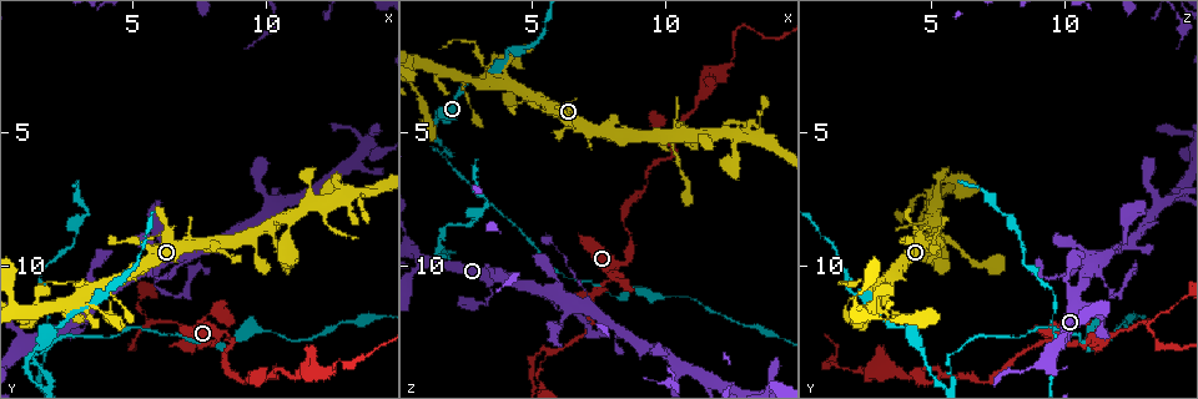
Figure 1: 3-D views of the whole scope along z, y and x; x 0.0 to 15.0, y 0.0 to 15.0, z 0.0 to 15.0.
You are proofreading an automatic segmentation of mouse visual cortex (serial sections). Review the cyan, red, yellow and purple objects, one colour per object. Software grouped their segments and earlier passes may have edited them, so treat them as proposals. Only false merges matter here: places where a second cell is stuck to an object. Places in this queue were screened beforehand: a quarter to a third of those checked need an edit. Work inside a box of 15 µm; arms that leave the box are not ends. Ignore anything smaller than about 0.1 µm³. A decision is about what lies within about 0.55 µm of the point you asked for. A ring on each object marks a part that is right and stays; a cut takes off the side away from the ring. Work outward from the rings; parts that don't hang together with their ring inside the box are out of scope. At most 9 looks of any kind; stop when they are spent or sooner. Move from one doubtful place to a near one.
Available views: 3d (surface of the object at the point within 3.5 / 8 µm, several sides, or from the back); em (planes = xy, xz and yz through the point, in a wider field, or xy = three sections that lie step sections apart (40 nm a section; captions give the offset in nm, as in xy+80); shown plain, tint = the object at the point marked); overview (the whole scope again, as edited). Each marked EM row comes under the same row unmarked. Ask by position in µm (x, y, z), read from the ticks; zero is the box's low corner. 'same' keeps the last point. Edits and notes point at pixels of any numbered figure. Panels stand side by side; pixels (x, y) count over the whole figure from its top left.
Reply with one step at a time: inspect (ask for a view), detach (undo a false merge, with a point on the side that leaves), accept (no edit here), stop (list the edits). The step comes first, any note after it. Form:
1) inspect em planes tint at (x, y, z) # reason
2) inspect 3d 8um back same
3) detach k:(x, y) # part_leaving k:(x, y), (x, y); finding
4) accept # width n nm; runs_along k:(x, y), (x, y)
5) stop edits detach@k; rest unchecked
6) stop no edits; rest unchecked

inspect 3d 3.5um back at (7.1, 9.9, 11.1) # abrupt turn

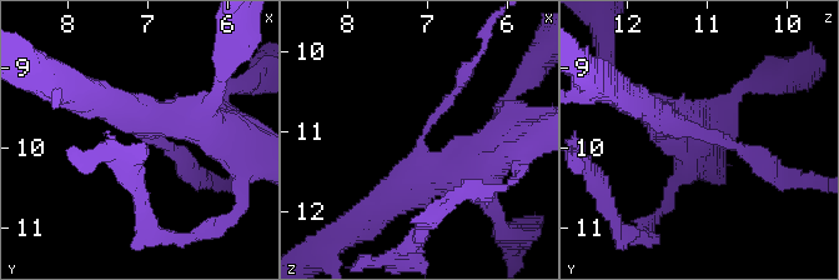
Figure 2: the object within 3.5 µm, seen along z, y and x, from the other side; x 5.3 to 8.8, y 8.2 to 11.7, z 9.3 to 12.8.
inspect em xy step 5 tint at (7.05, 9.85, 11.15) # arms 3; arm_widths 150, 400, 500 nm; shape alone is not enough

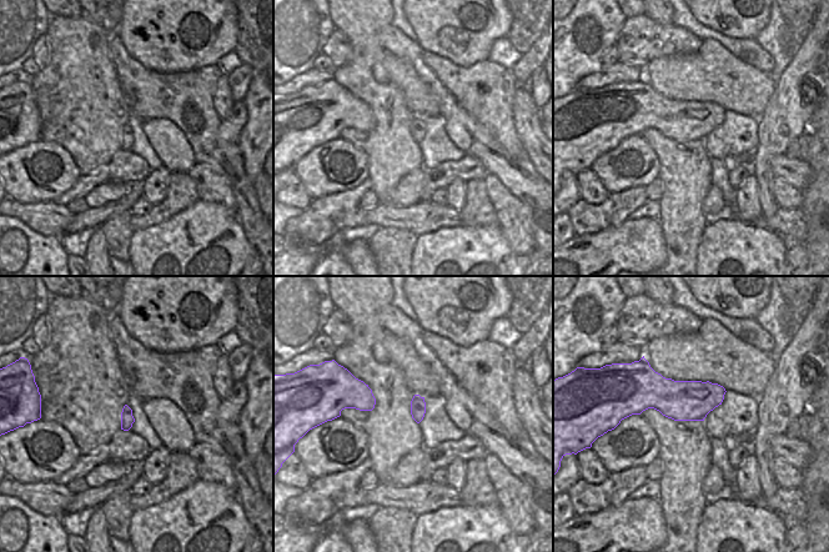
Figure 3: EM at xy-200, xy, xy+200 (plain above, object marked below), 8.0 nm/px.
detach 2:(763, 166) # two cells meet here

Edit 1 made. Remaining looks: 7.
inspect 3d 8um at (12.7, 13.5, 1.0) # abrupt turn

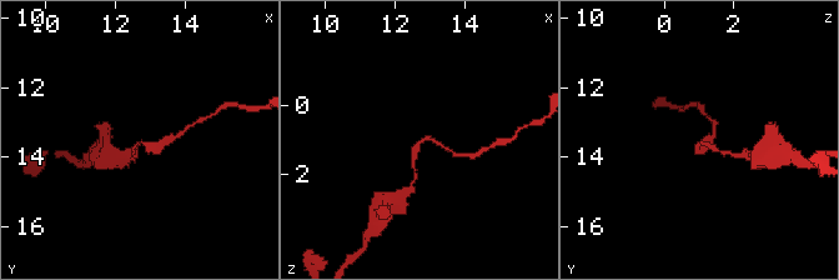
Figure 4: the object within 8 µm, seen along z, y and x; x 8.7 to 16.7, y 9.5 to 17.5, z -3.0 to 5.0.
inspect 3d 3.5um at (12.8, 13.6, 1.0) # closer look

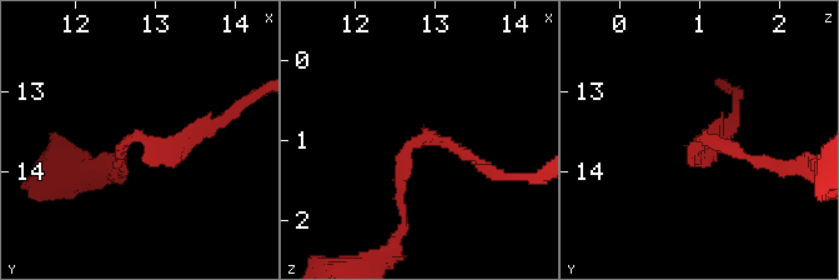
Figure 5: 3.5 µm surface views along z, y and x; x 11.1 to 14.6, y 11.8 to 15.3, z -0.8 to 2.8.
inspect em xy step 3 tint at (12.75, 13.55, 1.05) # arm_widths 150, 150 nm

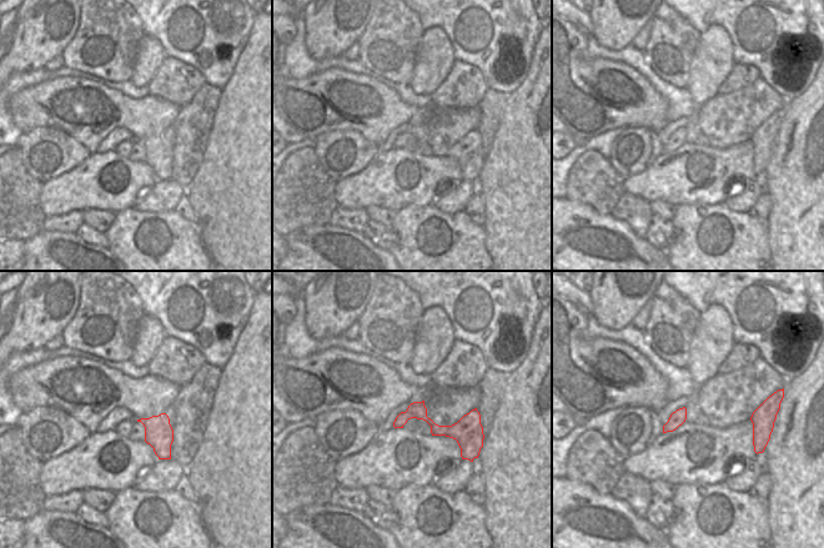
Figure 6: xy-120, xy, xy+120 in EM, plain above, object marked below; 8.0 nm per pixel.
accept # runs_along 6:(477, 421), (437, 430), (408, 413), (397, 425); all the same cell

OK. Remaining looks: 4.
inspect 3d 3.5um back at (2.0, 14.4, 5.7) # abrupt turn

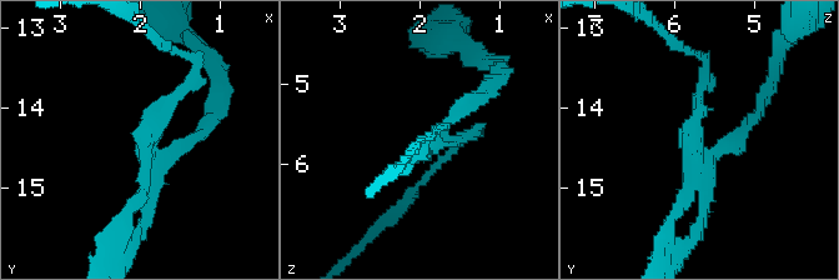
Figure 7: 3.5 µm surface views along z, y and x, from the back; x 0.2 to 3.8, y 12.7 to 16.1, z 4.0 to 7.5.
inspect em planes tint at (1.90, 14.35, 5.80) # now the EM

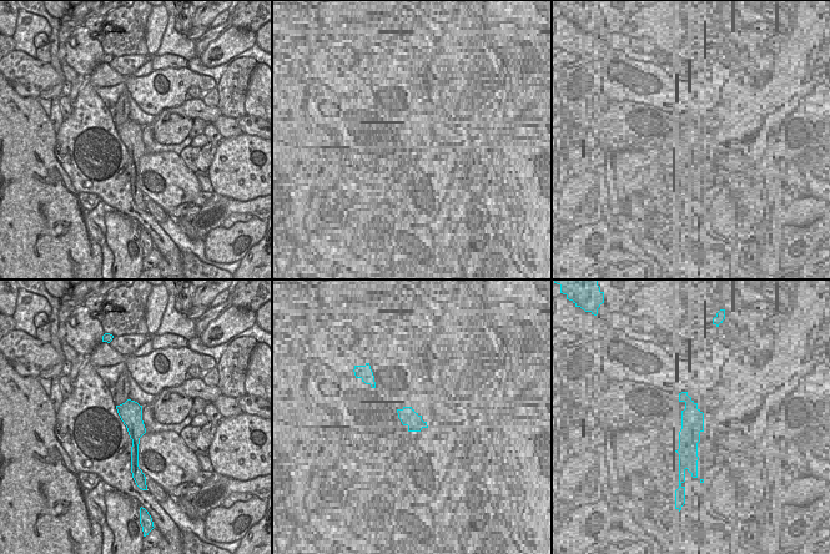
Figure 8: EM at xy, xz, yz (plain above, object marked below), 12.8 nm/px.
detach 7:(697, 103) # part_leaving 7:(702, 156), (689, 138), (699, 56); two cells meet here

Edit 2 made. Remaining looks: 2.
stop edits detach@2, detach@7; rest unchecked

